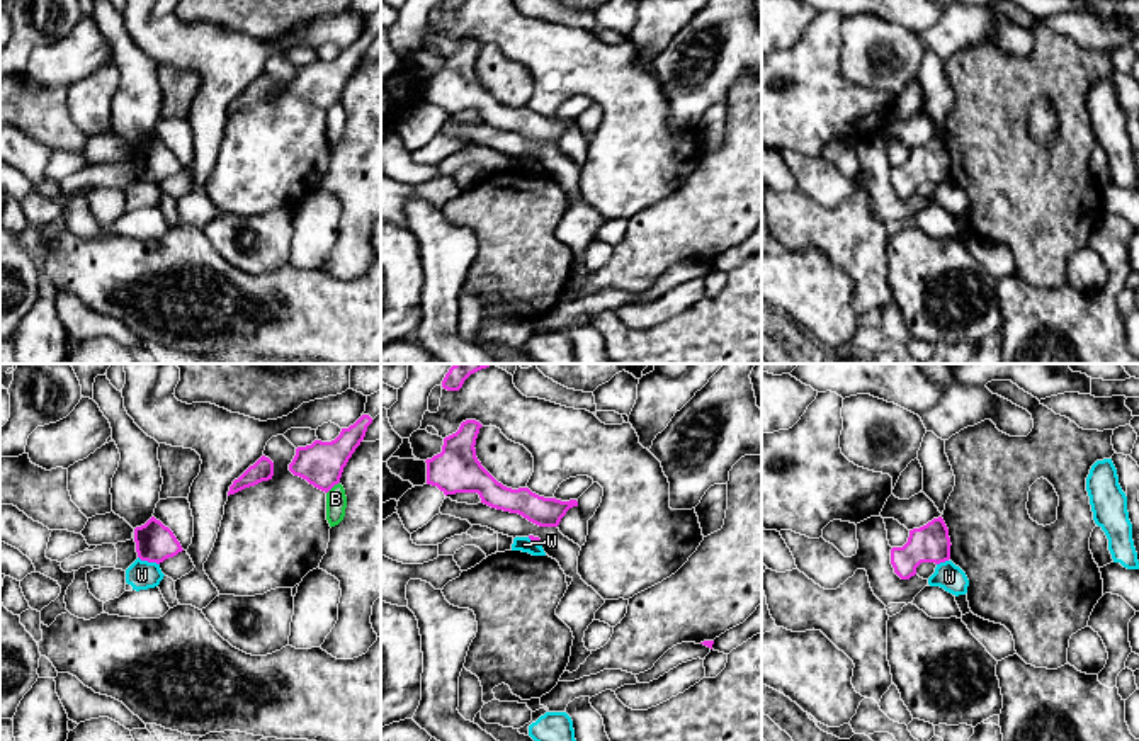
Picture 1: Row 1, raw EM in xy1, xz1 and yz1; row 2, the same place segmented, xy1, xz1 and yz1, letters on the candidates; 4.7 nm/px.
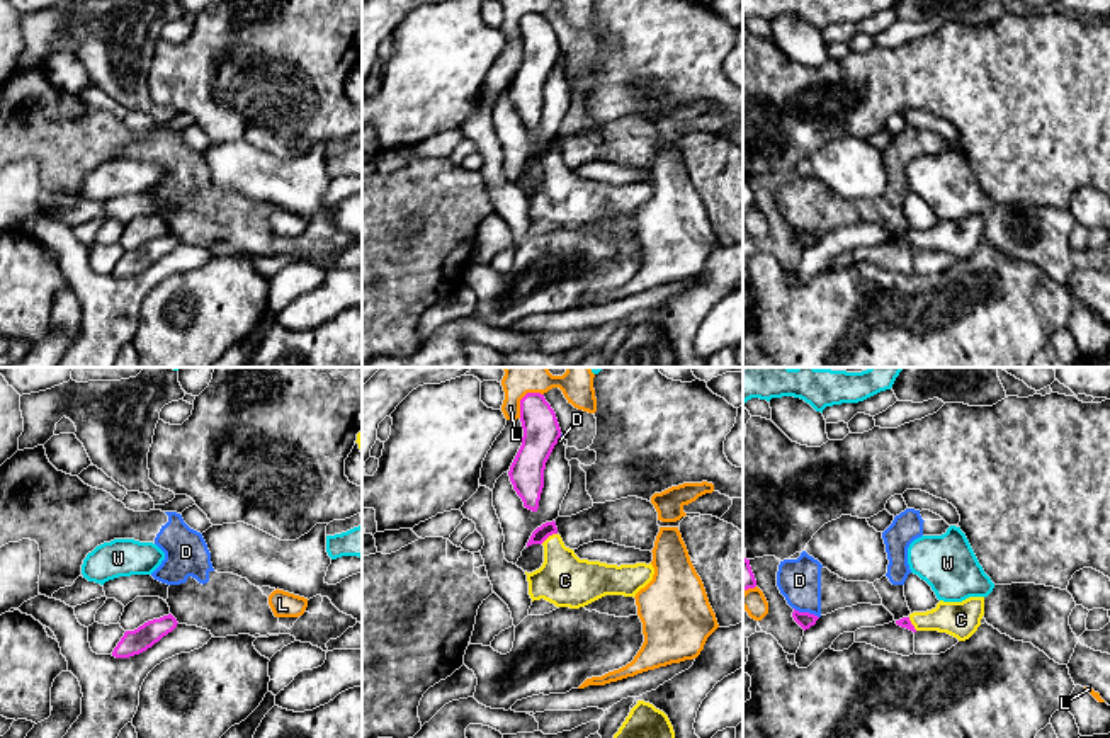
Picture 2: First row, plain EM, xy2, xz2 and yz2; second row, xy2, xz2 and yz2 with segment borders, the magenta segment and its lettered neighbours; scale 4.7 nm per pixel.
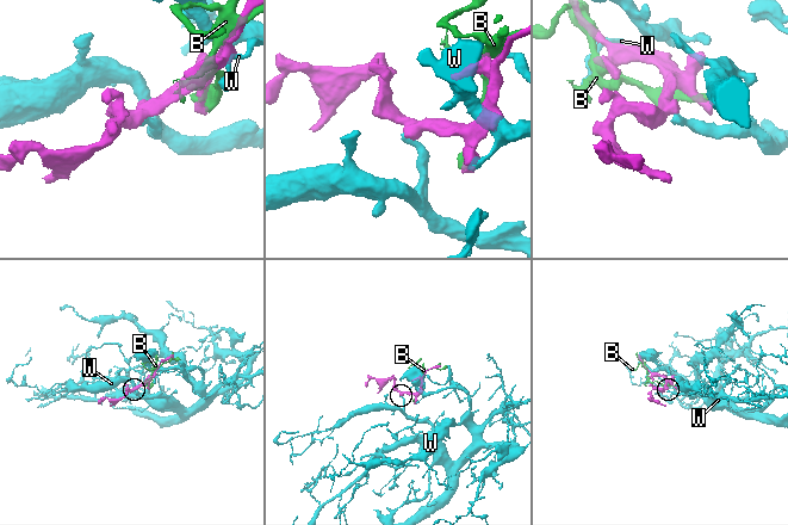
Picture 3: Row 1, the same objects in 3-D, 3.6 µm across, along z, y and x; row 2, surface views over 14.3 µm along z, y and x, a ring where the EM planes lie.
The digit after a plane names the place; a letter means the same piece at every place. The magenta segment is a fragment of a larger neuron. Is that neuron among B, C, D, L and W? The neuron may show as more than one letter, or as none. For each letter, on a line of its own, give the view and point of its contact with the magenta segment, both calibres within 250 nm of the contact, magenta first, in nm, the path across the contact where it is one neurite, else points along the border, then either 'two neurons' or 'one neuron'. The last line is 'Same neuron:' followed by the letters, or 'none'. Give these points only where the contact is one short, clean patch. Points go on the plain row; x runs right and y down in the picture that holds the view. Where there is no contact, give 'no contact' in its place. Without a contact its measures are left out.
B: meets magenta in xy1 at (332, 106); 200 nm thick on the magenta side, 100 nm on the other; two neurons
C: meets magenta in xz2 at (548, 155); 70 nm thick on the magenta side, 260 nm on the other; runs through xz2 (544, 150), (548, 155), (565, 199); one neuron
D: meets magenta in yz2 at (806, 232); 80 nm thick on the magenta side, 200 nm on the other; two neurons
L: meets magenta in xz2 at (522, 17); 180 nm thick on the magenta side, 100 nm on the other; two neurons
W: meets magenta in xy1 at (148, 181); 190 nm thick on the magenta side, 140 nm on the other; border along xy1 (138, 175), (158, 184); two neurons
Same neuron: C

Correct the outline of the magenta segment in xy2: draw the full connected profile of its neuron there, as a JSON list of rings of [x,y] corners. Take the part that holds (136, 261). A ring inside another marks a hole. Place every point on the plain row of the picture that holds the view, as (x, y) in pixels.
[[[168,233],[160,238],[144,241],[134,250],[126,250],[112,270],[116,277],[129,277],[139,274],[158,262],[163,255],[177,247],[177,238]]]

